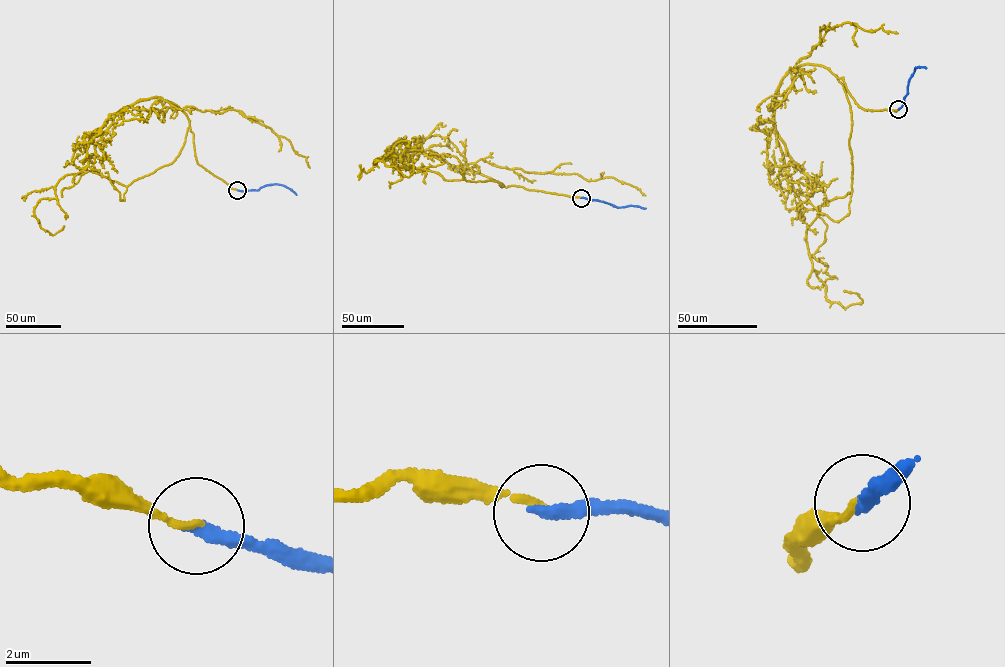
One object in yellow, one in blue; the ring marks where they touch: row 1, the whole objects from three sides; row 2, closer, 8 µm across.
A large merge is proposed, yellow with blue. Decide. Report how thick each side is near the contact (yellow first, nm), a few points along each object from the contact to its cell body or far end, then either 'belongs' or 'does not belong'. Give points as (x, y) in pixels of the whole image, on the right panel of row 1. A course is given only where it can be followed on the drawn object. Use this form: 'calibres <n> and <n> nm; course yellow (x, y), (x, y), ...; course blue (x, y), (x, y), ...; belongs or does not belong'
calibres 160 and 320 nm; course yellow (898, 109), (865, 110), (834, 74), (852, 191), (805, 239), (826, 300), (863, 302), (843, 290); course blue (899, 109), (915, 67), (926, 68); belongs

